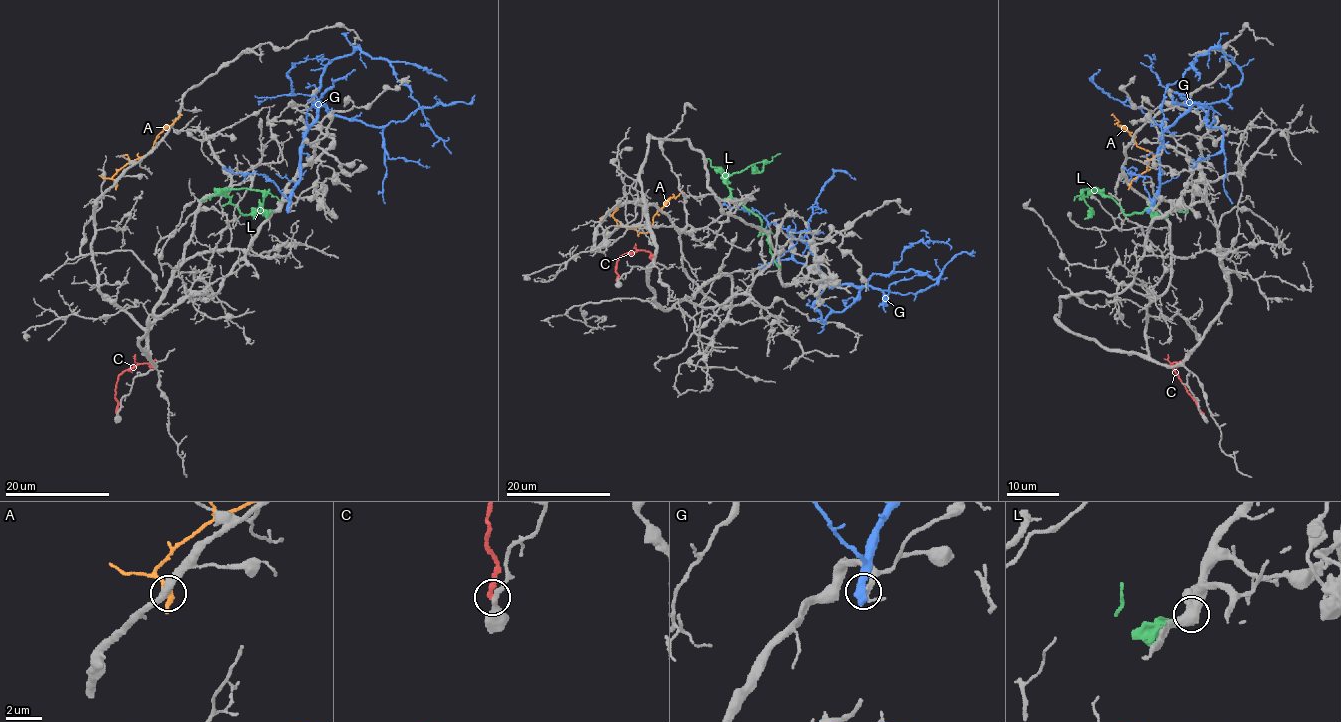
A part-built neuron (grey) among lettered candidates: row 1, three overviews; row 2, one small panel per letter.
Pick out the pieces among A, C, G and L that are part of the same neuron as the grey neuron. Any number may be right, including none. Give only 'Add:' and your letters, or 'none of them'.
Add: none of them

